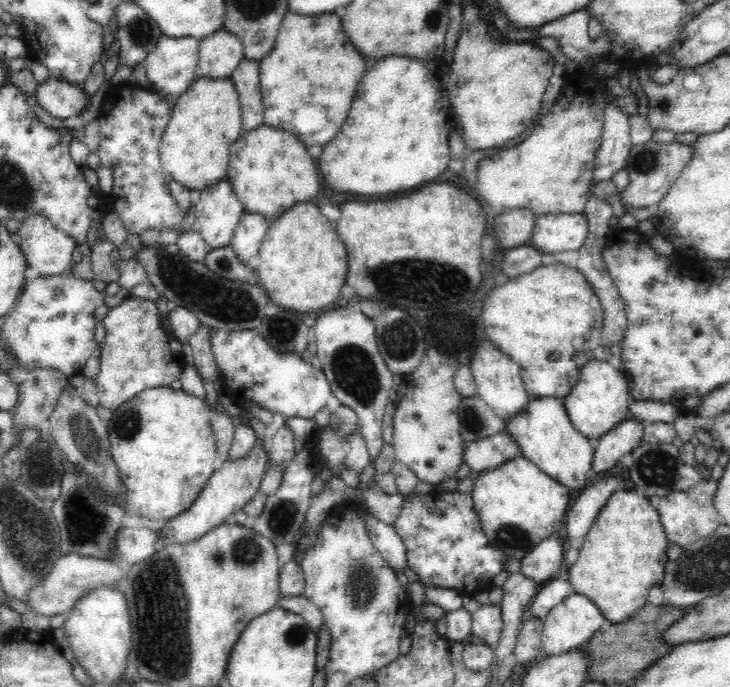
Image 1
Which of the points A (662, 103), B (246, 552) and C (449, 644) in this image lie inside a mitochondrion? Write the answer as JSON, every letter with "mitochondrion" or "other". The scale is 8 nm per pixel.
{"A":"mitochondrion","B":"mitochondrion","C":"other"}

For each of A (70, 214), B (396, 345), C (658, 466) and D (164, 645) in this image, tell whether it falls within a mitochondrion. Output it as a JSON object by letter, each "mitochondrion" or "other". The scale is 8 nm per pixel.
{"A":"other","B":"mitochondrion","C":"mitochondrion","D":"mitochondrion"}

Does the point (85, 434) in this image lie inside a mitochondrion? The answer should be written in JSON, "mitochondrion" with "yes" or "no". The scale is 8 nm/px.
{"mitochondrion":"yes"}

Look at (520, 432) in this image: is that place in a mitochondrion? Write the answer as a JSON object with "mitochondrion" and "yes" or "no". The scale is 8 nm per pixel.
{"mitochondrion":"no"}

